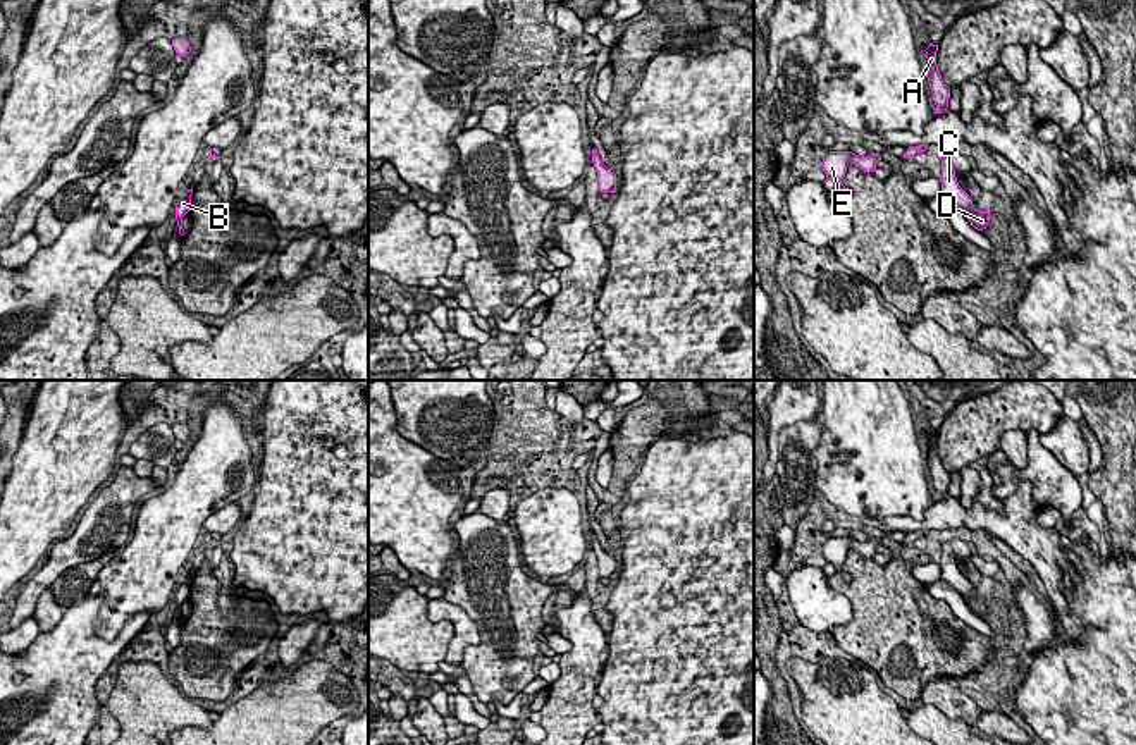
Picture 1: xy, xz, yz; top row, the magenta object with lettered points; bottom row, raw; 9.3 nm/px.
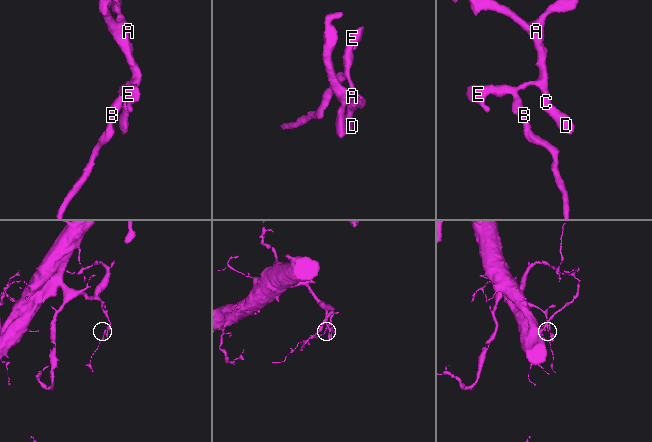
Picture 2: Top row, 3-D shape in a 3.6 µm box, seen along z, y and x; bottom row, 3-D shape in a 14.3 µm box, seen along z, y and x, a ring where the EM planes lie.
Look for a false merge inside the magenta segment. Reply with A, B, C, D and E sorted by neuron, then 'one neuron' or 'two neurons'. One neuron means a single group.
A B C D E | one neuron

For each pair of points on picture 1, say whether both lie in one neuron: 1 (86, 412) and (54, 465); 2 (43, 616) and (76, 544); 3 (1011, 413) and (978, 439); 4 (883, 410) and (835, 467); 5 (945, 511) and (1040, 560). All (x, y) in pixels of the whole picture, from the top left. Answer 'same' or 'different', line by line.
1: same
2: different
3: same
4: same
5: same

